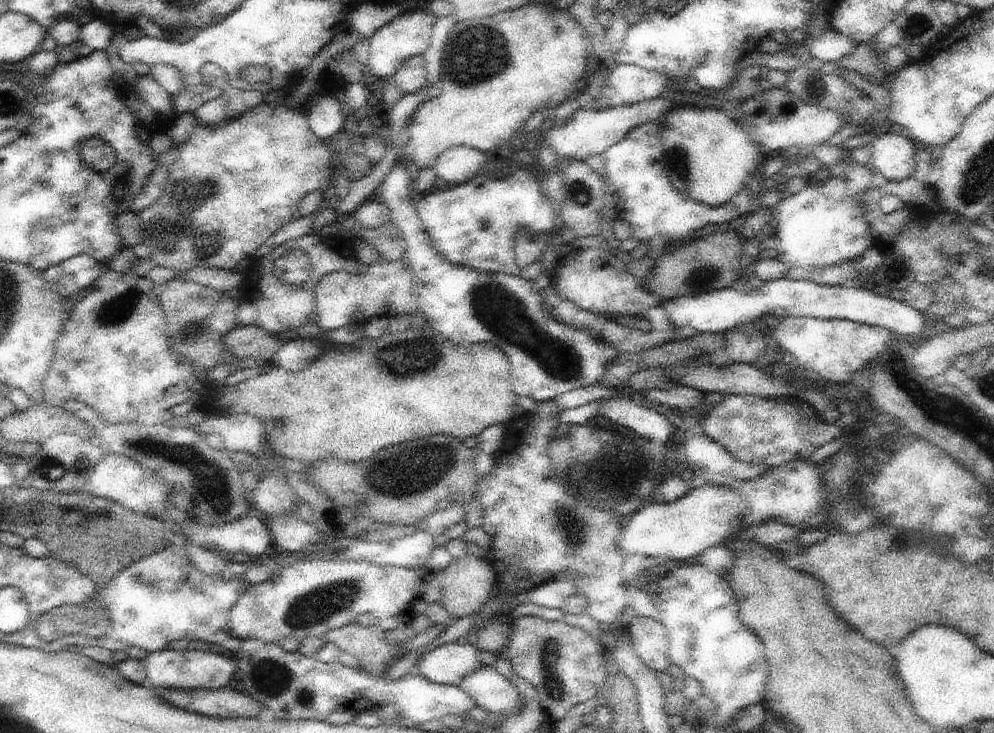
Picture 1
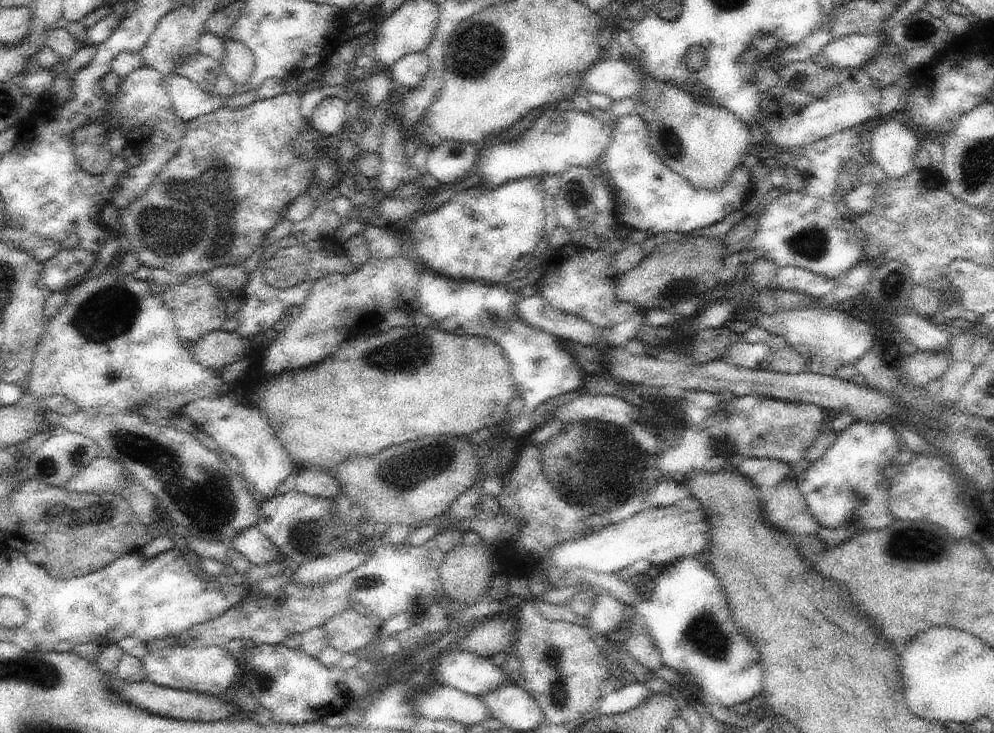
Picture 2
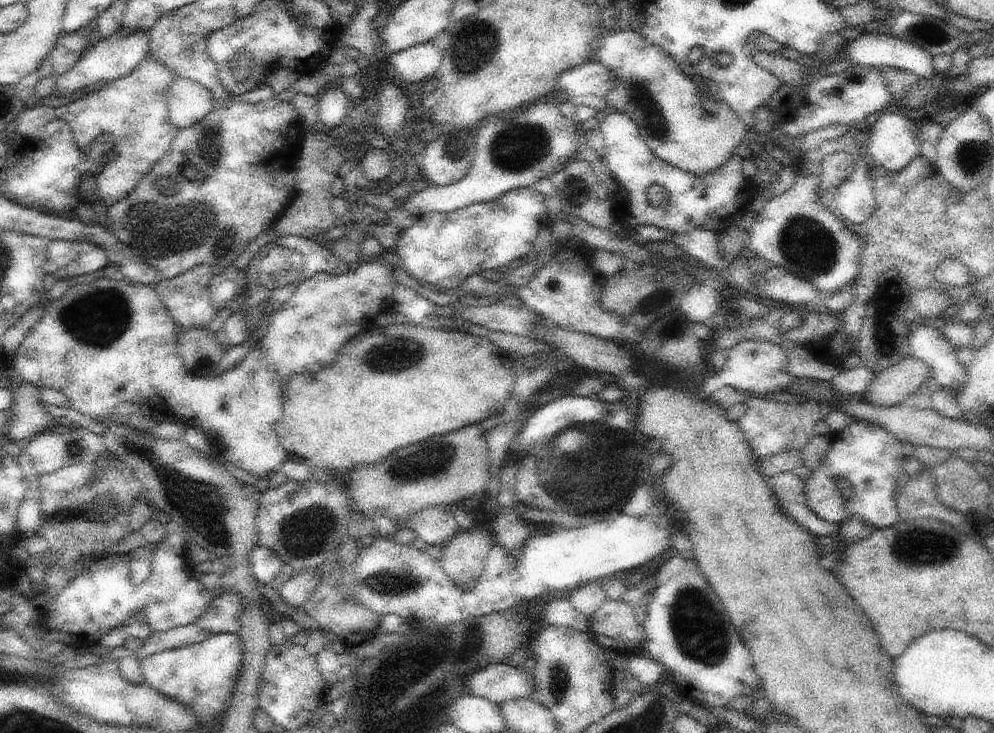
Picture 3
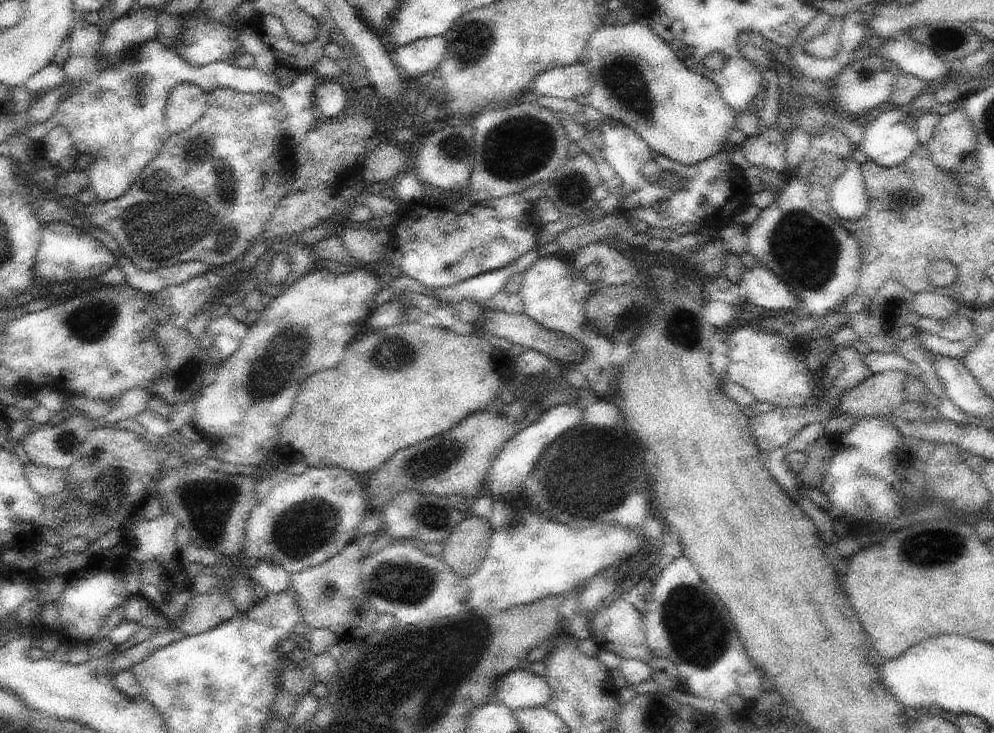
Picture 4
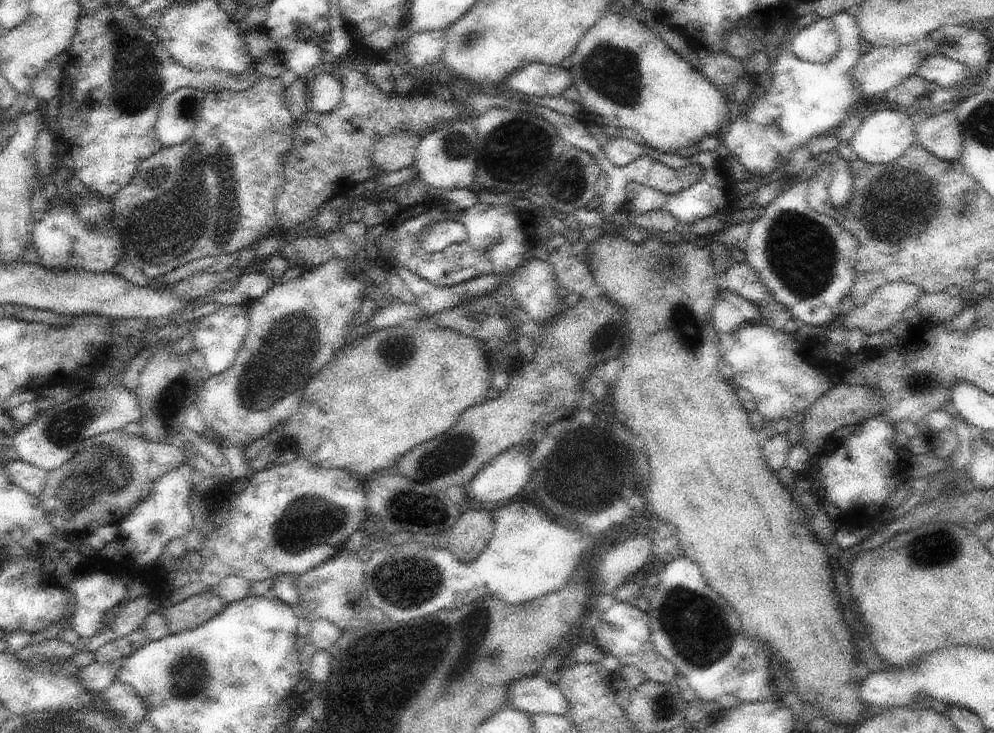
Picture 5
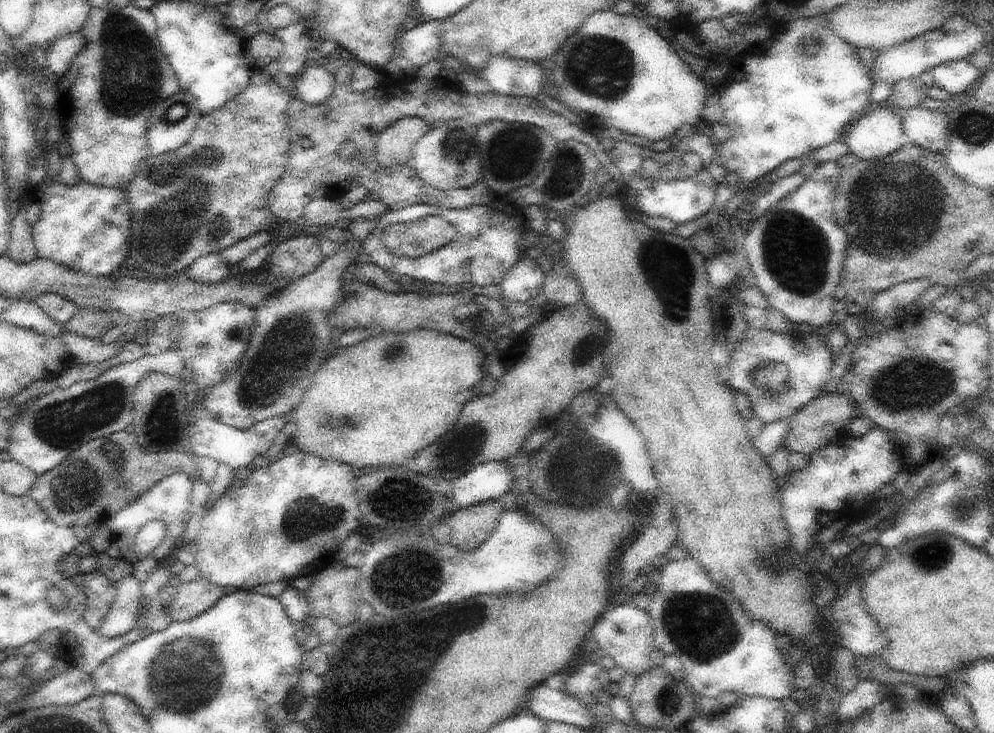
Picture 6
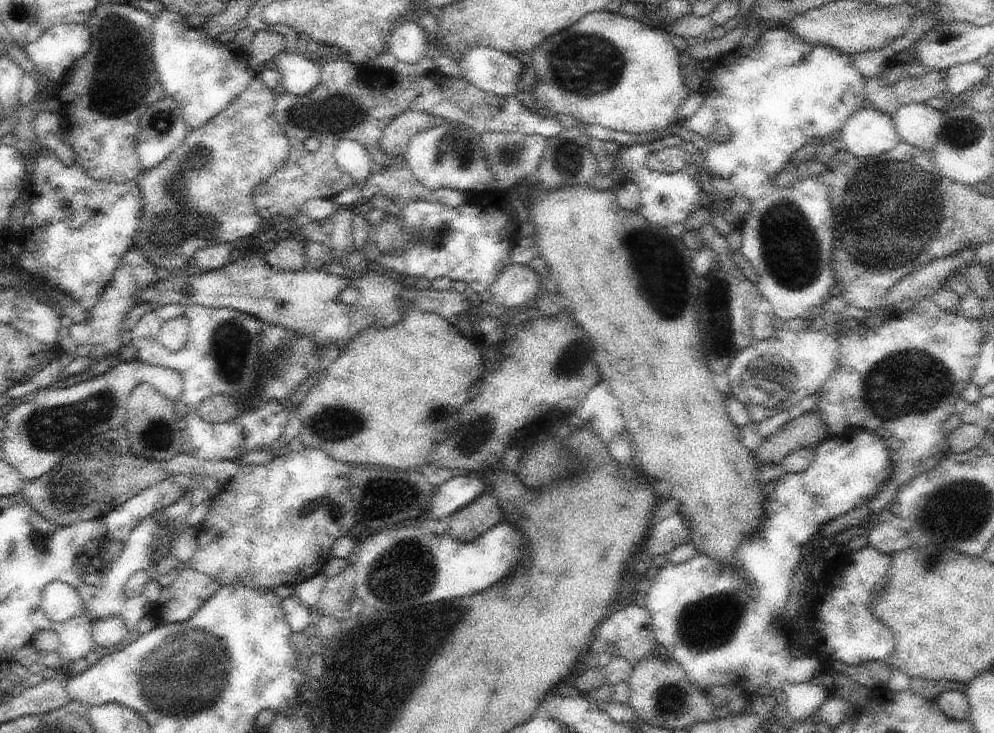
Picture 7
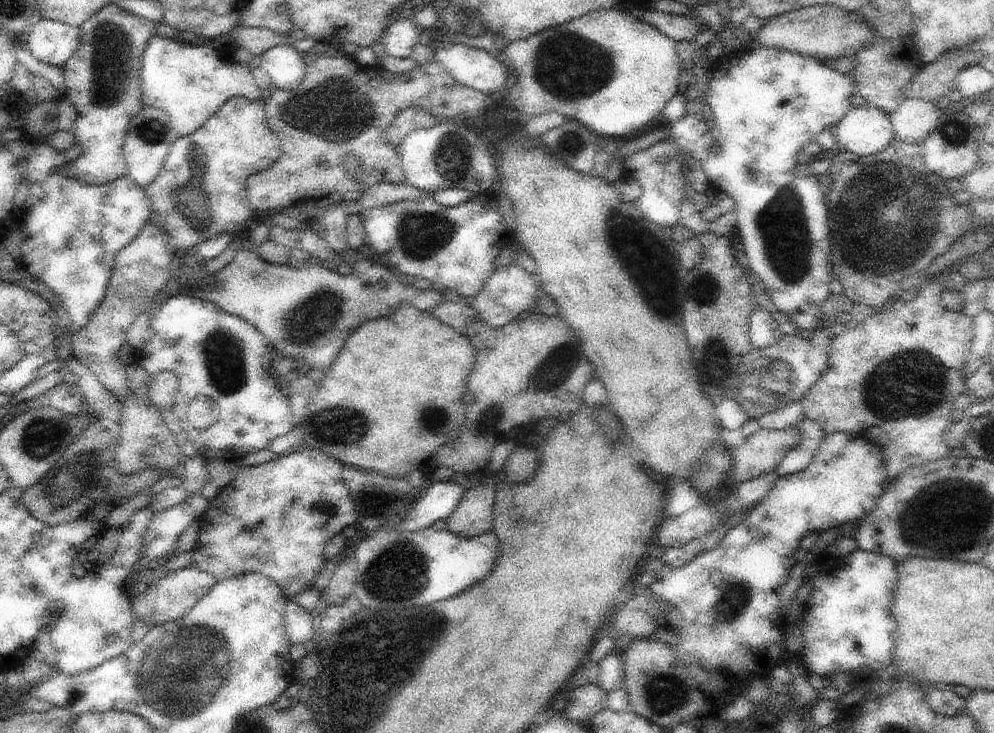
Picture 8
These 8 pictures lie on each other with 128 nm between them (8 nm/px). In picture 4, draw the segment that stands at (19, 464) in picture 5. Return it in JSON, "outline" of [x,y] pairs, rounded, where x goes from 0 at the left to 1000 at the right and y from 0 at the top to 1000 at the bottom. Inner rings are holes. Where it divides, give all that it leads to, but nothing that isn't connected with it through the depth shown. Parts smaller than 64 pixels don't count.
{"outline":[[[25,633],[25,648],[30,663],[42,678],[62,671],[68,663],[67,638],[53,640],[34,633]]]}

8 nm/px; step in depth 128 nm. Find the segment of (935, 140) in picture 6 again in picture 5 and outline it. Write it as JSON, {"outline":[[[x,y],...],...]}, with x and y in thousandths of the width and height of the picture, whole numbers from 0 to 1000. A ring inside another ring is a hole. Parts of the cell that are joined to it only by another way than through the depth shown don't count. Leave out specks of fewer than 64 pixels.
{"outline":[[[932,153],[921,161],[922,186],[936,210],[952,221],[964,221],[971,203],[968,172],[960,153]]]}

